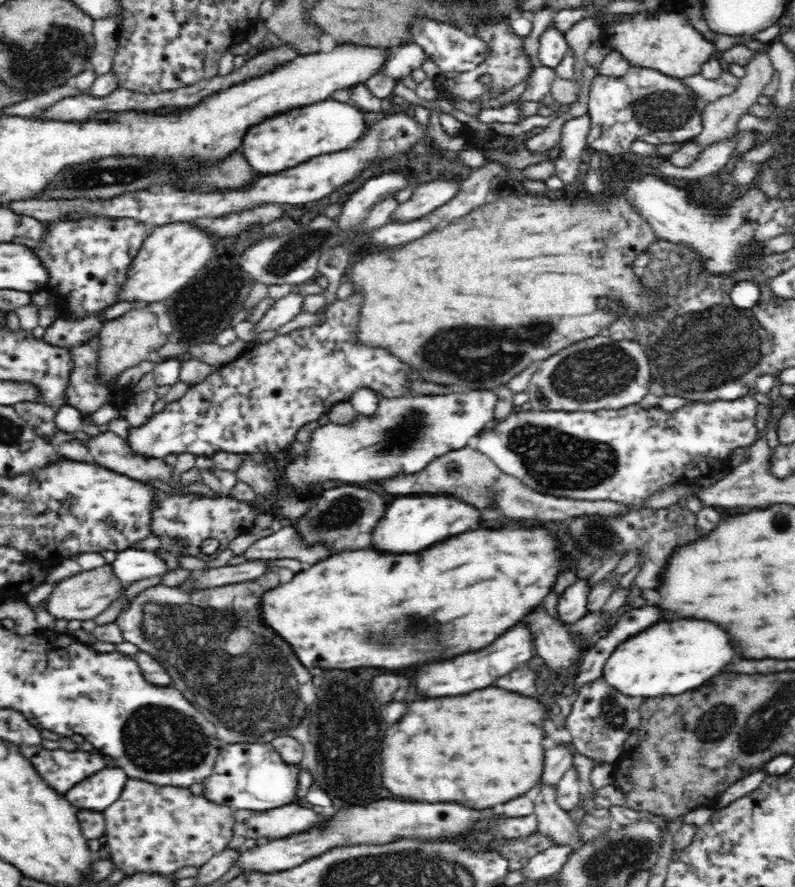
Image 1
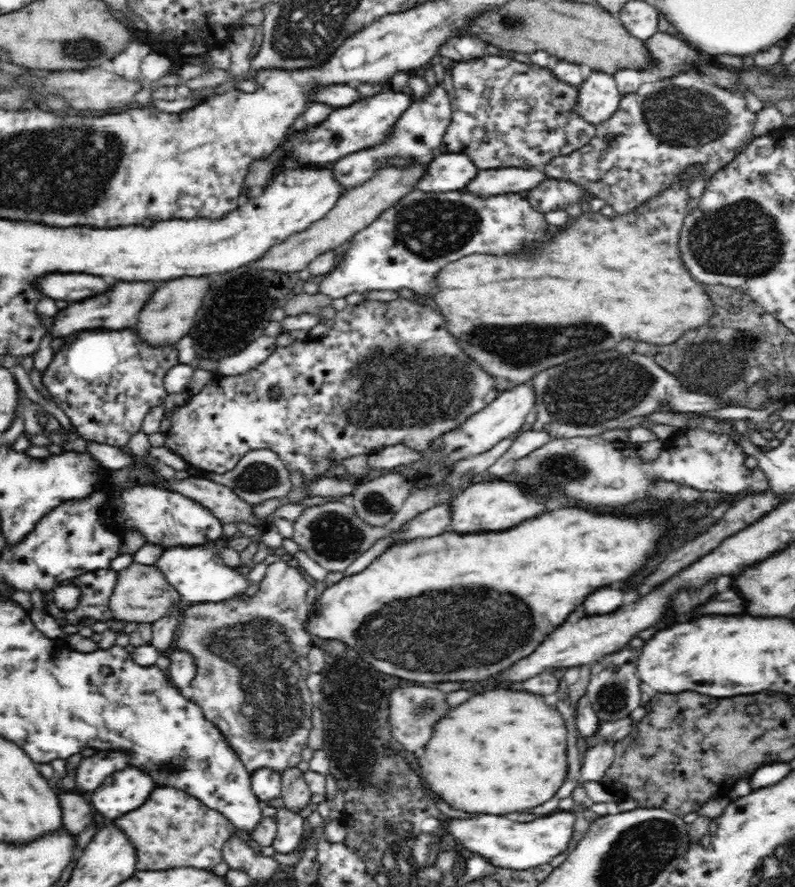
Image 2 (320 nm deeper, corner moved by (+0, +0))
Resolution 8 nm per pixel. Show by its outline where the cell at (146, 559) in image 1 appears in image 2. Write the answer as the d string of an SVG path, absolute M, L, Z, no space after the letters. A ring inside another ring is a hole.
M172 547L167 548L155 564L166 580L182 594L182 602L191 605L204 602L222 602L242 596L250 587L248 574L226 566L220 559L218 550L210 547Z

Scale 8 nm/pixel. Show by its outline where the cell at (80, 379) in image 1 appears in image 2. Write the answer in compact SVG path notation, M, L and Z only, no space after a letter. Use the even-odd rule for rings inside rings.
M128 327L120 330L80 331L68 337L61 349L53 356L43 374L42 382L50 391L52 399L67 414L75 426L78 436L98 444L126 449L131 435L142 431L144 417L155 406L162 406L169 395L163 380L173 365L180 364L176 344L152 347Z

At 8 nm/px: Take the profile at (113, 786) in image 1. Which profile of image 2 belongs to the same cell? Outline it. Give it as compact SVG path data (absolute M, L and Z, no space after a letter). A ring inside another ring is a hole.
M128 766L104 780L104 784L92 794L92 804L102 820L114 822L141 807L156 787L158 784L150 780L150 776Z

